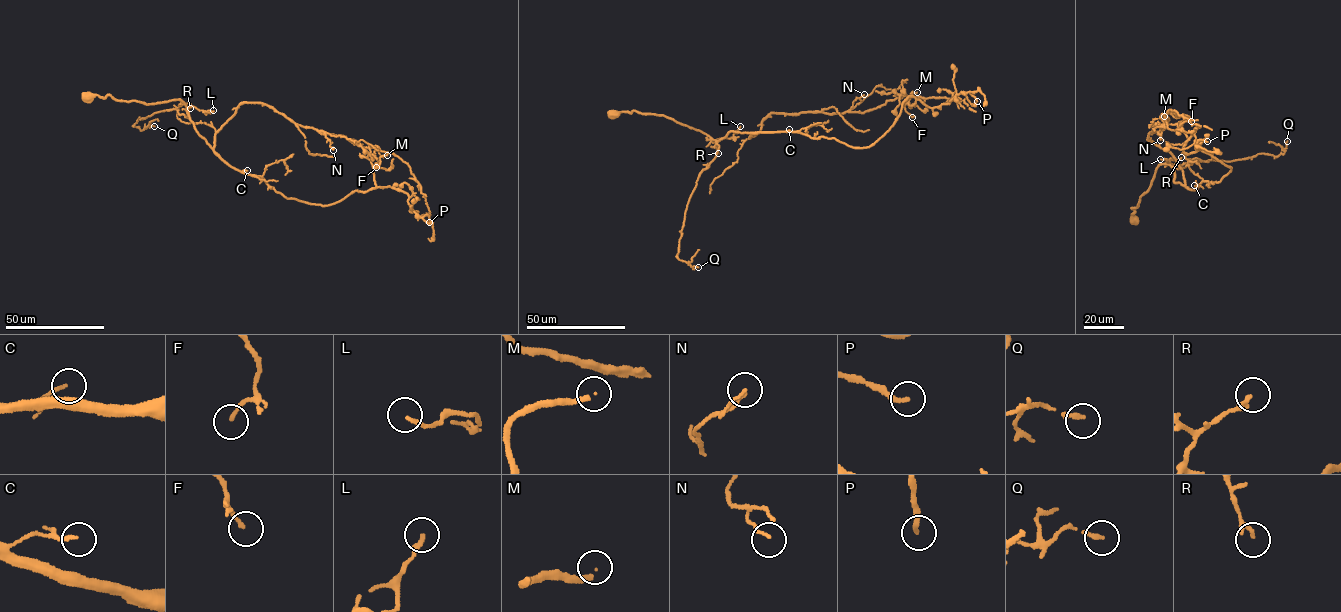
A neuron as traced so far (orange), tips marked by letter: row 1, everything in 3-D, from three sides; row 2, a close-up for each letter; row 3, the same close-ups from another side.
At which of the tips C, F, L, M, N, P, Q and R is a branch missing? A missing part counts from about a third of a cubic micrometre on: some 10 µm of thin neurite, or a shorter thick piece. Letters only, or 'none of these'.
M, Q

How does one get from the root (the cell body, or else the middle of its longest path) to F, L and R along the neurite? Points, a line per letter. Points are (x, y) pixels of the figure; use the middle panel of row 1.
F: (614, 113), (666, 116), (718, 140), (732, 131), (750, 138), (771, 113), (863, 113), (904, 96), (912, 117)
L: (614, 113), (634, 110), (666, 116), (717, 140), (731, 138), (740, 126)
R: (614, 113), (634, 110), (671, 118), (716, 141), (718, 153)

